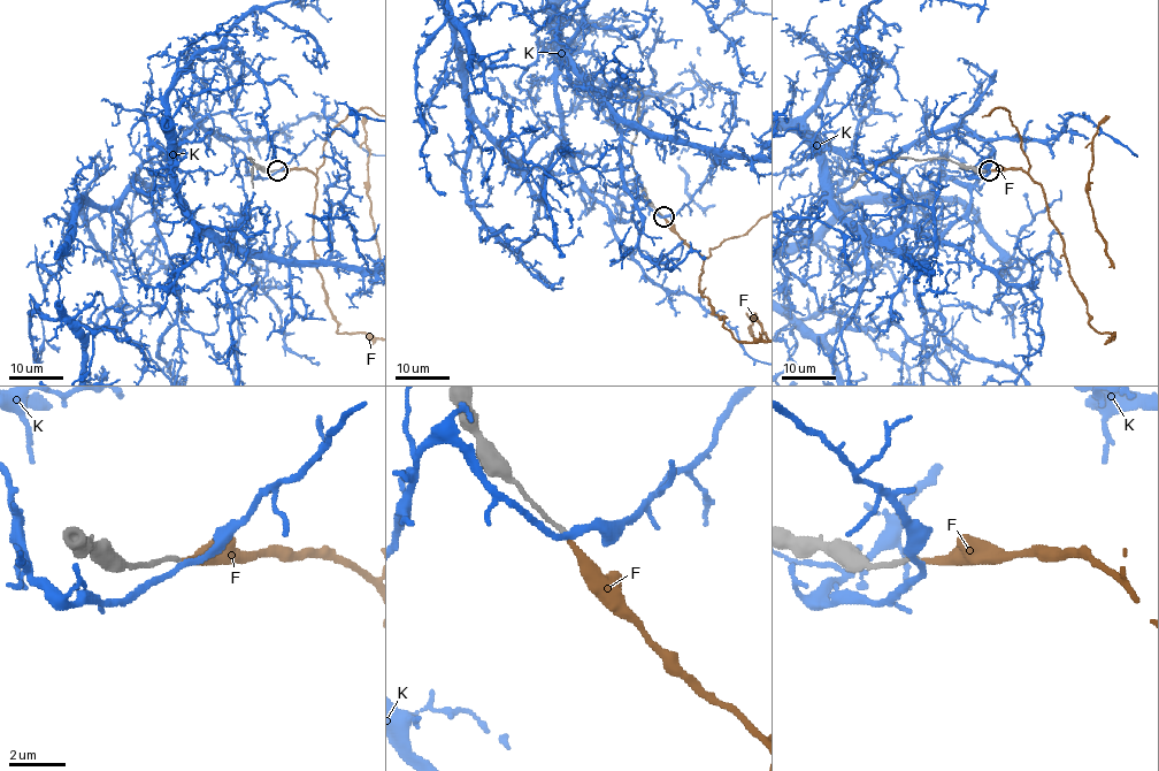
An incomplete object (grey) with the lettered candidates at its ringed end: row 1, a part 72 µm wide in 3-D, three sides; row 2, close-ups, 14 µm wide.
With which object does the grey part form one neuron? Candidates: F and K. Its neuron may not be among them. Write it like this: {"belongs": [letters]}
{"belongs": ["F"]}

